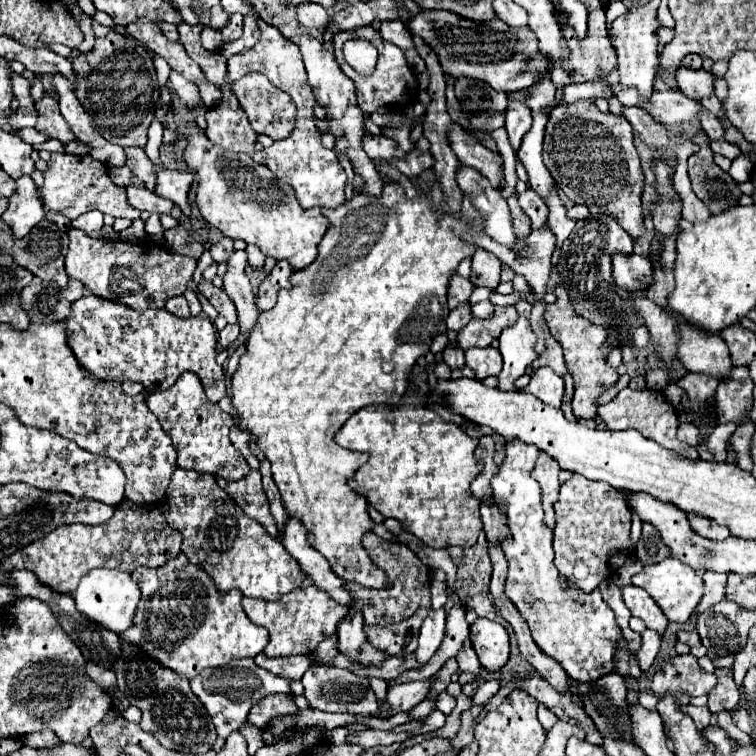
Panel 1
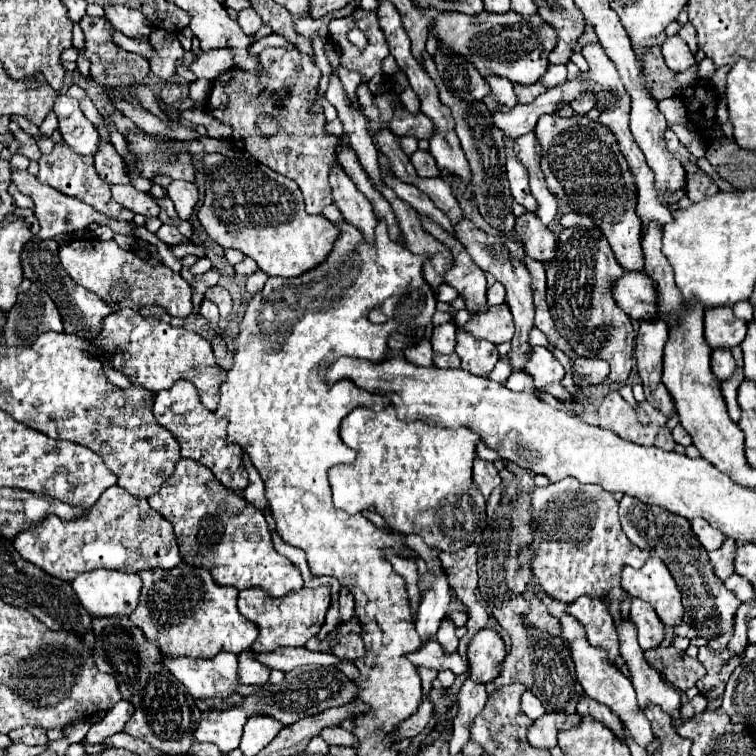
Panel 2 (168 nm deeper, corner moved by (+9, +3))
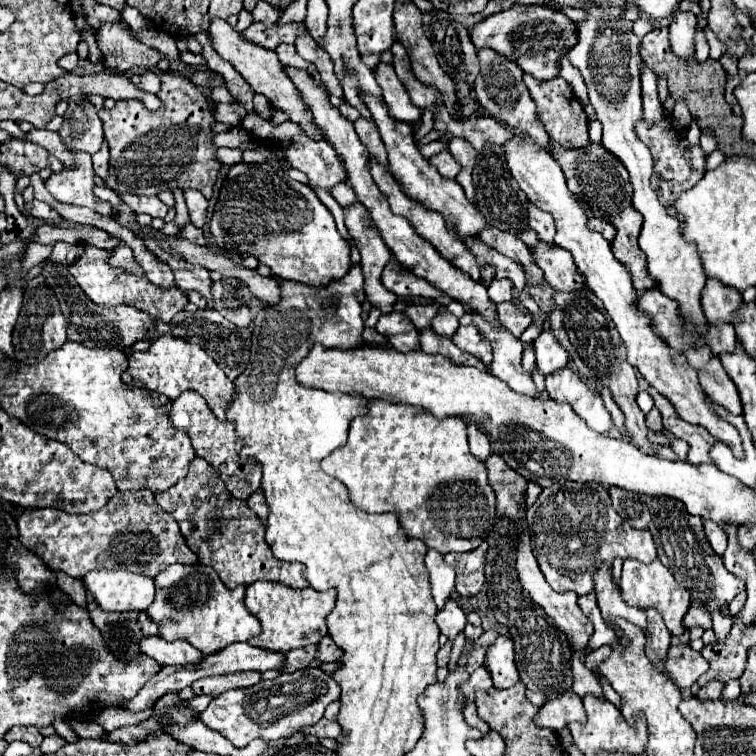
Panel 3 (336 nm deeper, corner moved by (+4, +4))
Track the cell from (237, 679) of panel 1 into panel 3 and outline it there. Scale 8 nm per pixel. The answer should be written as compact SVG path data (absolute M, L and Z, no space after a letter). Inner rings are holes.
M143 637L143 641L139 641L139 645L141 645L143 655L155 659L163 667L167 667L167 665L189 665L189 663L197 663L203 659L203 653L193 649L185 641L167 643L161 637Z

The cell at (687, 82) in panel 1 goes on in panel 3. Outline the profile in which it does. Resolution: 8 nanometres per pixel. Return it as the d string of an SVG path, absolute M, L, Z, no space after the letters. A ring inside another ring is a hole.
M675 11L673 13L673 21L669 25L671 29L671 47L673 53L685 59L693 57L695 51L695 25L697 25L697 17L689 11Z

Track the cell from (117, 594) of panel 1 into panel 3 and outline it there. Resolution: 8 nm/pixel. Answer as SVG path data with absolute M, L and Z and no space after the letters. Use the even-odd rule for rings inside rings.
M91 571L85 575L85 587L95 595L97 603L105 611L145 611L155 599L155 585L149 577L129 573L129 571Z

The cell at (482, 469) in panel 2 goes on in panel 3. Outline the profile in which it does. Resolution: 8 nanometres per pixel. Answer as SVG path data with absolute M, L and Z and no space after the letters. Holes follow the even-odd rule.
M465 421L465 425L467 425L467 437L469 437L471 453L475 453L475 457L485 461L489 457L489 453L491 453L491 447L489 447L489 441L487 441L485 433L475 429L475 425L471 425L469 421Z

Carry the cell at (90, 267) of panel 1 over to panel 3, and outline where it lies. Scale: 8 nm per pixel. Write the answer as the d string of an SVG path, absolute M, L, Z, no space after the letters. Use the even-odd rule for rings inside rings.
M87 247L83 257L69 265L69 273L75 277L77 285L85 291L85 295L97 303L97 305L105 305L105 307L115 307L115 305L131 305L139 311L149 313L151 317L155 317L157 321L169 323L179 311L183 311L183 307L187 305L187 295L185 291L173 287L173 289L161 289L157 285L153 285L147 277L137 277L133 273L125 273L121 269L111 269L109 267L109 253L95 249L95 247Z

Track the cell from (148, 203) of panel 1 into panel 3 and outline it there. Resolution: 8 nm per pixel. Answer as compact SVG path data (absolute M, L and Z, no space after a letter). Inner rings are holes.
M119 195L127 207L135 213L149 213L151 217L163 219L167 215L167 205L159 201L159 197L137 197L137 195Z

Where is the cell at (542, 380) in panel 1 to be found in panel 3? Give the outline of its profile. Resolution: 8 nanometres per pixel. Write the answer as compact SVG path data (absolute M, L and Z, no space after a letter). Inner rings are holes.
M545 327L545 331L535 339L535 353L537 353L537 367L541 369L543 375L549 375L555 369L563 369L569 365L569 353L553 335L551 327Z

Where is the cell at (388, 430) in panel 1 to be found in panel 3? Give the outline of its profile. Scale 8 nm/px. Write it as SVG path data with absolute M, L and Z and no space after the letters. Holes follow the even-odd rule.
M367 401L369 405L369 413L365 417L357 417L351 421L351 429L349 429L349 441L335 449L331 455L325 457L325 461L321 463L321 469L331 475L337 477L339 481L343 481L349 489L351 495L351 503L367 513L389 513L395 511L399 515L399 523L401 527L407 531L407 535L417 537L421 541L425 541L427 547L437 549L439 553L449 553L449 551L471 551L477 549L485 537L489 535L493 523L495 523L495 493L491 489L491 485L487 483L487 467L483 461L479 461L471 451L469 451L469 443L467 443L467 429L465 423L459 417L445 417L443 421L431 417L431 413L423 413L423 409L411 409L411 405L399 405L399 403L387 403L387 401Z

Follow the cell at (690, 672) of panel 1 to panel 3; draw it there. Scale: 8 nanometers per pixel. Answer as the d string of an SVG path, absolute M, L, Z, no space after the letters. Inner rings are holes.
M675 645L669 649L665 671L679 689L689 689L707 669L709 663L689 645Z

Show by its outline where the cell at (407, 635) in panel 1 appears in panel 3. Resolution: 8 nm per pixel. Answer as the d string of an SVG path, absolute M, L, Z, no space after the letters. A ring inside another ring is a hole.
M329 635L317 643L317 655L315 655L317 661L333 663L333 661L339 661L339 657L341 657L341 649L333 643L333 639Z

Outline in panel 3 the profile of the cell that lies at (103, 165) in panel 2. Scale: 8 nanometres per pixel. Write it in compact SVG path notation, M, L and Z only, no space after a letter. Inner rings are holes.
M103 143L103 149L93 155L93 169L101 179L107 177L107 171L109 171L109 147L107 147L107 143Z

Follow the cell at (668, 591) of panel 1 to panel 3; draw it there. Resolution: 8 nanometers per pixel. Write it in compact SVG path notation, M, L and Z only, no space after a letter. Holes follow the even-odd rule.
M625 559L619 587L621 587L621 595L623 595L625 603L629 603L633 607L639 607L639 609L649 609L649 607L657 609L663 615L665 625L671 631L671 635L681 635L685 631L683 615L689 609L691 595L689 595L689 591L685 587L681 587L675 581L671 571L659 559L655 559L653 563L647 563L647 565L639 563L635 559Z

